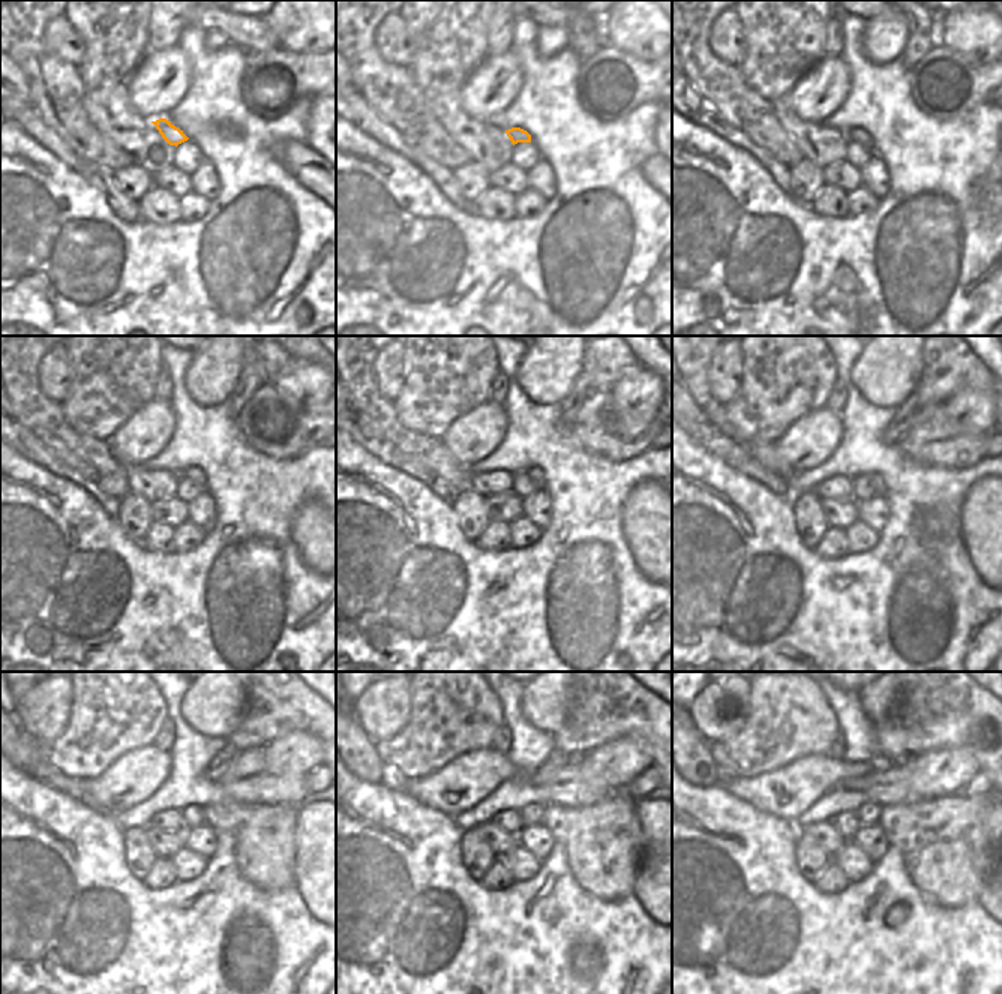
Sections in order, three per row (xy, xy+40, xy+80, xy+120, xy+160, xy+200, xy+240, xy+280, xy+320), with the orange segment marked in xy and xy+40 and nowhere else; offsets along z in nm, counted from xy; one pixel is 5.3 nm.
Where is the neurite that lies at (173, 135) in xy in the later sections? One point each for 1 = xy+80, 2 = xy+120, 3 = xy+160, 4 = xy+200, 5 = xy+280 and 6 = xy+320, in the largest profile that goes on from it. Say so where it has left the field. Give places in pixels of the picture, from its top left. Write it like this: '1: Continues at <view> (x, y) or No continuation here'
1: Continues at xy+80 (857, 135)
2: Continues at xy+120 (194, 474)
3: Continues at xy+160 (536, 474)
4: Continues at xy+200 (878, 483)
5: Continues at xy+280 (603, 841)
6: Continues at xy+320 (948, 852).

